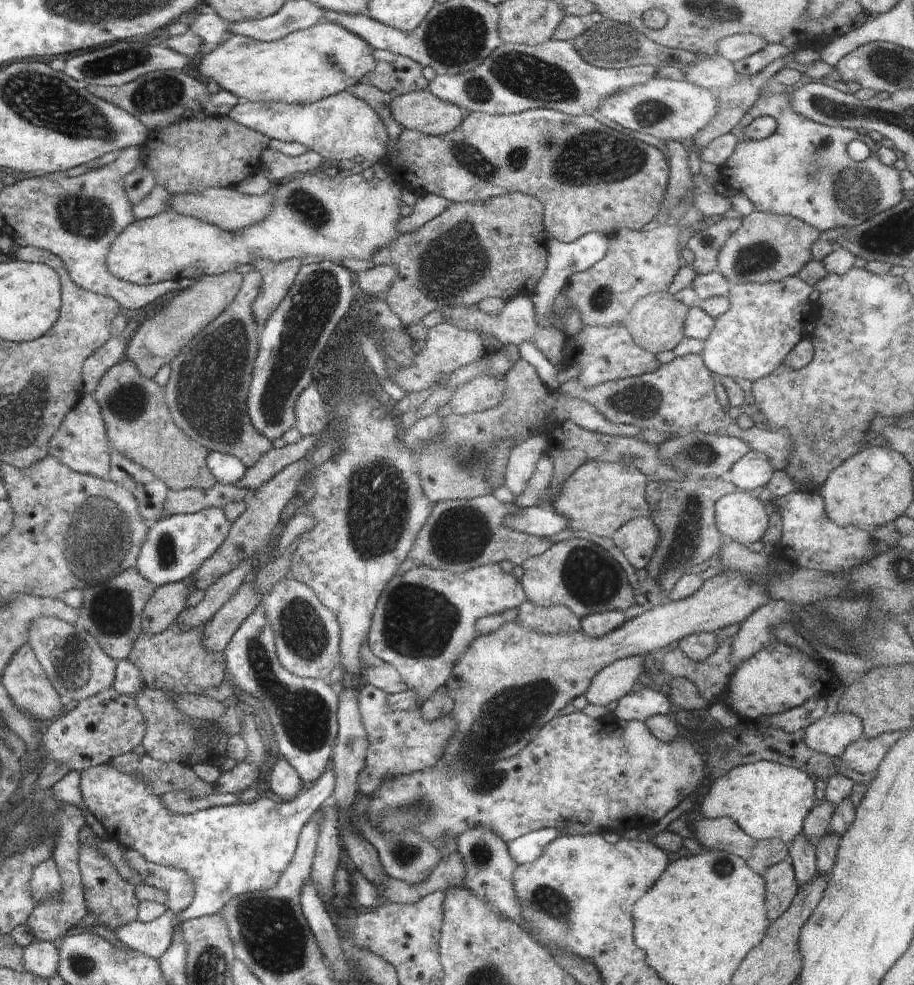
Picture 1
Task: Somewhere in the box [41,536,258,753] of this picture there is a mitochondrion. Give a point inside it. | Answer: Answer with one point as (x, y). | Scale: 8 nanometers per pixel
(112, 610)

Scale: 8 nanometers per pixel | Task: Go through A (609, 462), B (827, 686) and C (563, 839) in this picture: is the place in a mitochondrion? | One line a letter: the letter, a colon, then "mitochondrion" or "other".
A: other
B: other
C: other

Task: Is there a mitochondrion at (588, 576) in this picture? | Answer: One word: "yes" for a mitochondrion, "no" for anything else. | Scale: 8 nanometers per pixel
yes

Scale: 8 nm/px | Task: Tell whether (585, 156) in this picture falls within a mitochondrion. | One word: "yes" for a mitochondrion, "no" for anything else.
yes

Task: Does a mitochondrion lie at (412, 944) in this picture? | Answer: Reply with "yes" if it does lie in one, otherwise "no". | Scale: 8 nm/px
no

